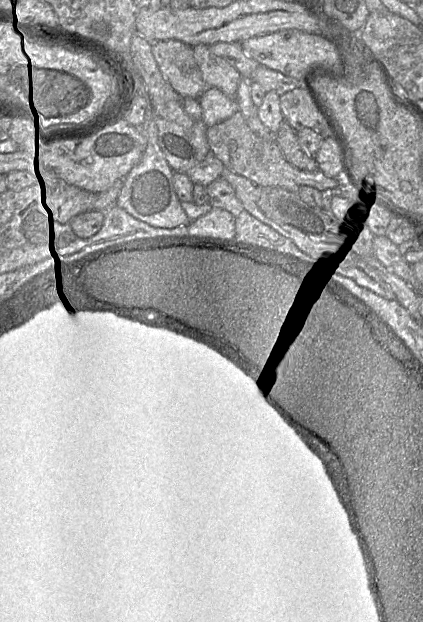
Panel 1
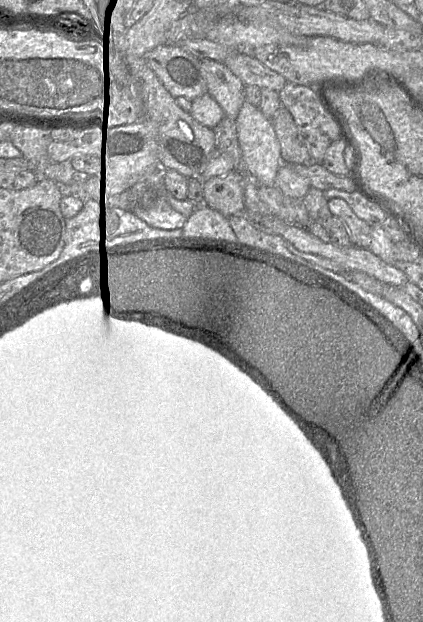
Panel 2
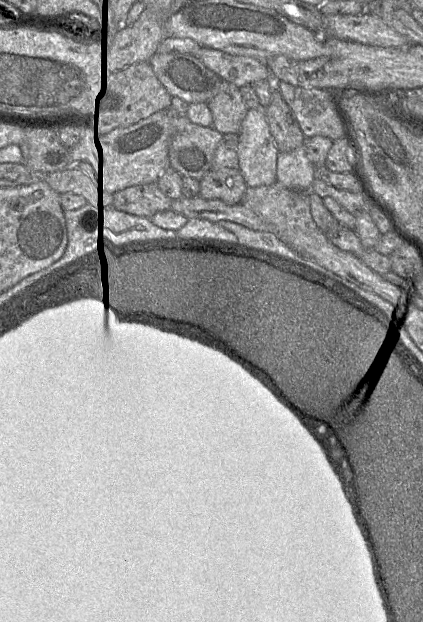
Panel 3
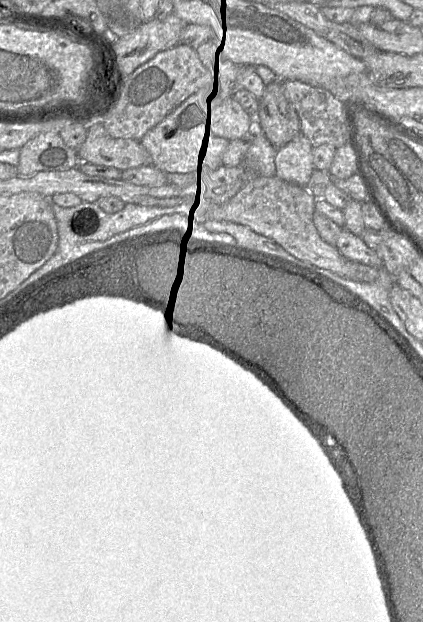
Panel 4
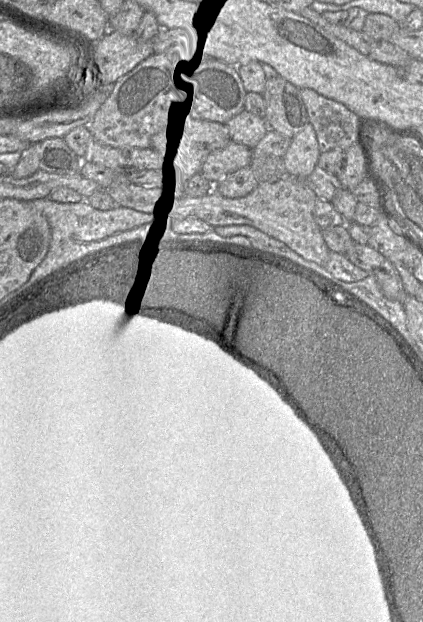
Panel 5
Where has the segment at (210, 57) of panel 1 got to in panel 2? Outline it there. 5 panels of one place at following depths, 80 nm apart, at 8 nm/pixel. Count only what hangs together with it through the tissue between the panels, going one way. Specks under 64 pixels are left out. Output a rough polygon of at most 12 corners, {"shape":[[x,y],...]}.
{"shape":[[200,60],[206,92],[236,119],[243,82],[224,63]]}

